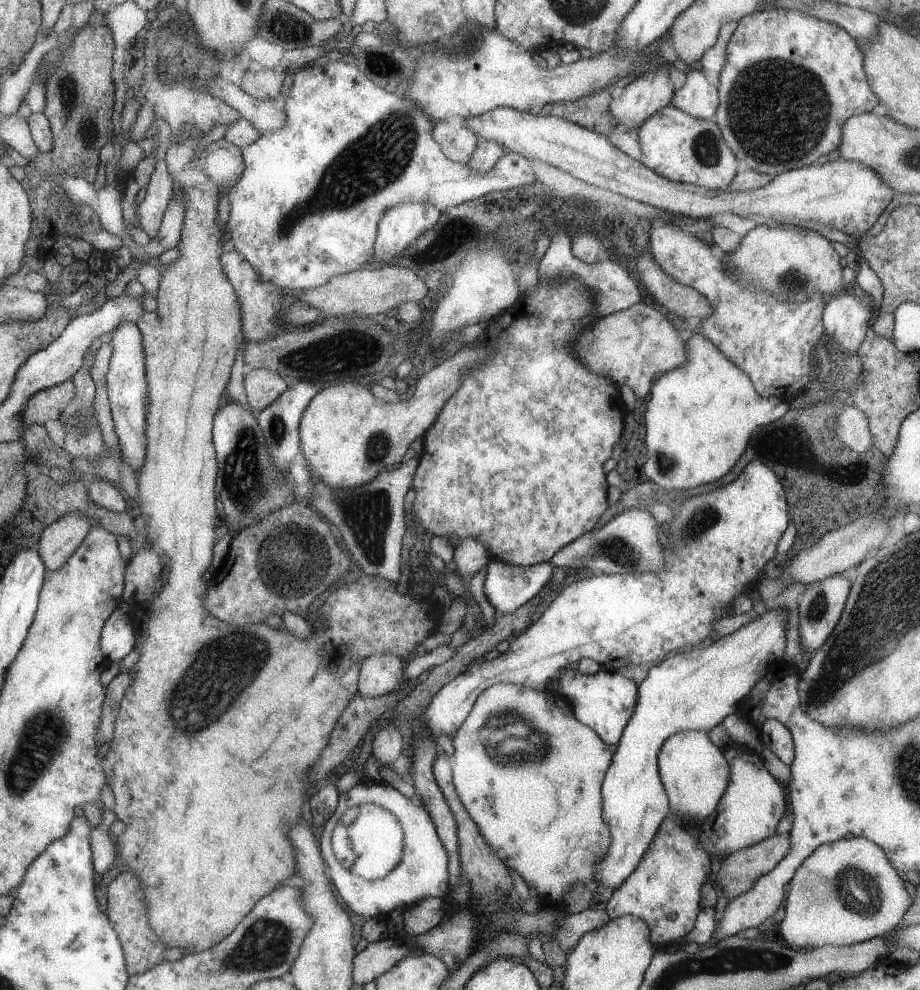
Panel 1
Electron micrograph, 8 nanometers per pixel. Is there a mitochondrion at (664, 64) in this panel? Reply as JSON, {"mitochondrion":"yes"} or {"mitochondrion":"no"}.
{"mitochondrion":"no"}

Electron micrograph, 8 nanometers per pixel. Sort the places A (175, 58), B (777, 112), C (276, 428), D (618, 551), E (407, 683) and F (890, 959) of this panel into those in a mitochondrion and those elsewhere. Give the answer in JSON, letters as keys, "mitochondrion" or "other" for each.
{"A":"mitochondrion","B":"mitochondrion","C":"mitochondrion","D":"mitochondrion","E":"other","F":"other"}

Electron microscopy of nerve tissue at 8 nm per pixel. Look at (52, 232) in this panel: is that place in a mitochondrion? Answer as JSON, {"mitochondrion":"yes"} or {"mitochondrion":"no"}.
{"mitochondrion":"no"}

